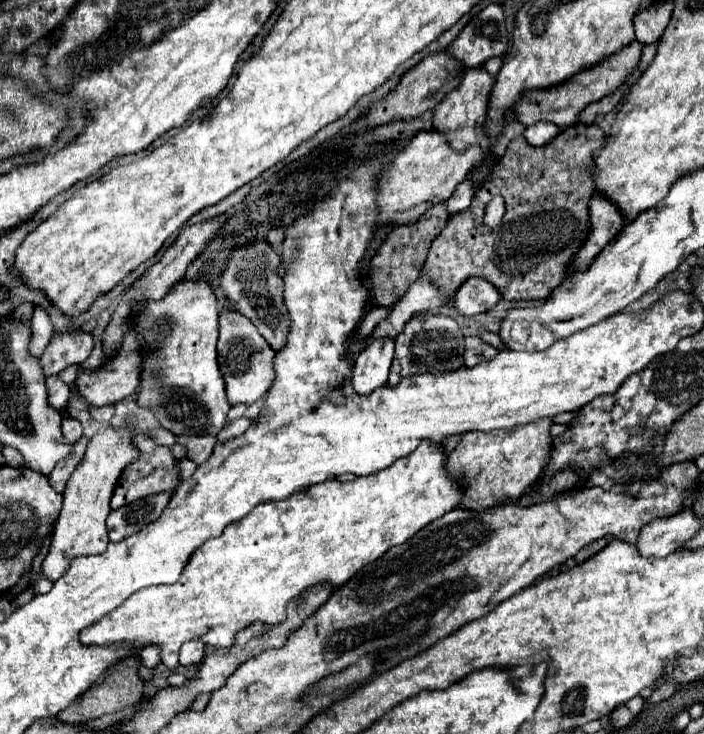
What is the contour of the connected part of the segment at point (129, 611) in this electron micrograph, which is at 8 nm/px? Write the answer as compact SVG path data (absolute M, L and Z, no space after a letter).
M424 442L424 446L418 446L412 454L404 456L404 458L398 458L392 466L380 470L380 472L374 472L374 474L368 474L368 476L356 476L352 482L340 482L340 480L326 480L326 482L320 482L316 486L310 486L306 492L296 492L292 494L290 498L286 500L280 500L280 502L264 502L260 506L256 506L250 514L246 514L244 518L240 518L240 522L232 522L232 526L228 526L228 530L224 530L222 536L218 538L212 538L208 542L204 542L204 546L196 548L196 552L192 554L192 558L188 560L184 572L180 574L180 580L174 582L174 584L164 584L164 586L148 586L148 588L142 588L138 590L136 594L132 594L122 606L118 606L116 610L108 612L106 616L102 616L98 622L90 624L88 628L80 630L80 642L84 646L92 646L92 644L98 644L98 646L122 646L122 644L128 644L132 650L142 650L146 646L158 646L160 648L160 658L162 658L162 664L168 668L168 670L174 670L178 666L178 650L180 646L184 644L184 640L192 640L192 638L198 638L214 648L230 648L234 646L234 638L240 630L248 628L250 624L254 622L262 622L266 626L276 626L276 624L282 624L286 620L286 606L296 600L296 598L304 598L304 594L326 582L330 584L332 590L344 586L362 566L374 562L376 558L380 558L384 552L388 552L392 546L398 546L398 544L404 544L408 538L412 538L412 534L416 534L420 528L428 526L428 522L444 516L446 512L450 512L452 508L458 508L460 502L462 502L462 482L456 482L456 480L450 480L450 476L446 474L444 470L444 462L446 462L446 452L442 450L440 444L432 444L428 446L428 442Z

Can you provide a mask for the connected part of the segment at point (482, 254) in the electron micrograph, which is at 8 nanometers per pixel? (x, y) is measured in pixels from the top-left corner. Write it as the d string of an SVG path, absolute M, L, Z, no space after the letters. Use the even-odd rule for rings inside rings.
M576 124L566 130L562 130L550 144L542 148L532 148L522 136L512 140L506 154L494 162L490 180L476 192L472 206L466 212L454 214L444 232L432 242L426 266L424 266L424 278L420 282L414 282L404 298L392 308L386 320L378 322L374 332L370 334L366 344L372 344L378 338L396 338L404 324L416 316L426 312L438 312L438 308L444 304L444 298L454 294L464 280L470 276L482 276L488 282L492 282L506 300L546 300L554 288L558 288L566 276L566 266L576 254L576 250L584 242L584 234L588 234L588 202L594 194L594 182L590 176L592 170L592 152L604 146L606 134L596 124ZM500 194L506 202L506 214L502 218L502 224L496 228L484 226L484 210L490 202L490 196Z

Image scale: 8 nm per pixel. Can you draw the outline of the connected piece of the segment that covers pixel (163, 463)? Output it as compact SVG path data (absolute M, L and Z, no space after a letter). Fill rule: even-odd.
M140 432L136 436L140 436L136 440L136 446L140 448L140 458L134 464L130 464L124 470L124 474L120 476L120 480L116 484L116 490L114 490L114 496L112 496L112 502L110 502L110 506L114 510L128 504L128 502L146 498L146 496L154 496L154 494L160 494L160 492L174 492L180 484L178 460L174 458L172 450L168 446L156 444L154 438L150 438L150 434L146 434L146 432Z

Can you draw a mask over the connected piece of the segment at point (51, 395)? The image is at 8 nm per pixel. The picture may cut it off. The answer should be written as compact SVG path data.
M52 376L52 378L46 378L46 390L48 390L48 404L54 410L62 410L70 396L68 386L58 376Z

